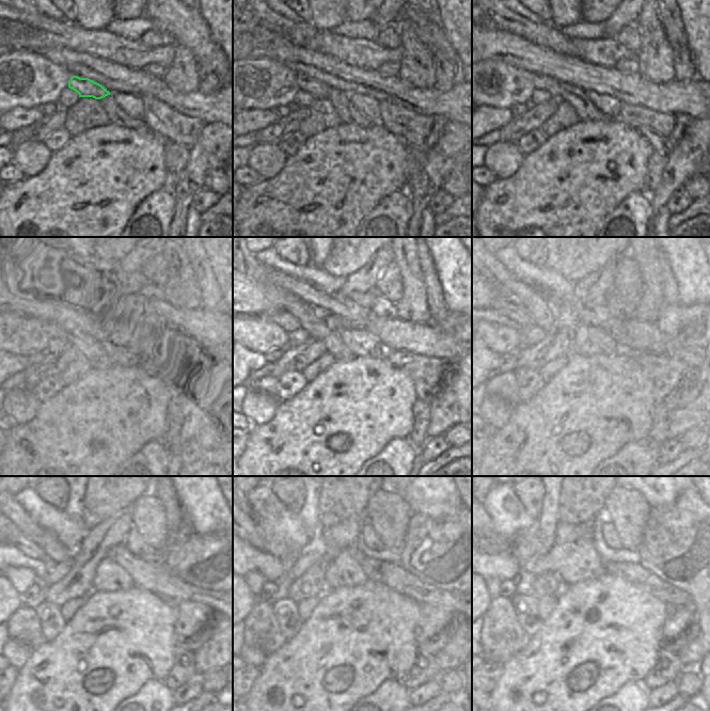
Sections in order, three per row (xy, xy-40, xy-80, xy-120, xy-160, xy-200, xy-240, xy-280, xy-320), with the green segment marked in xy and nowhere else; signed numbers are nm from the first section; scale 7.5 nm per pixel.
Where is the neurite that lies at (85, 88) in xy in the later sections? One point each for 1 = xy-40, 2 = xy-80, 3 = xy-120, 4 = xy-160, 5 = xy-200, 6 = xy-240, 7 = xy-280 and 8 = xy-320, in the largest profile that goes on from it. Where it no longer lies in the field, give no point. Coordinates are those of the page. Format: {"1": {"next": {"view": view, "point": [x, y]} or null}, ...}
{"1": {"next": {"view": "xy-40", "point": [319, 90]}}, "2": {"next": {"view": "xy-80", "point": [551, 85]}}, "3": {"next": {"view": "xy-120", "point": [54, 329]}}, "4": {"next": {"view": "xy-160", "point": [282, 318]}}, "5": {"next": {"view": "xy-200", "point": [504, 306]}}, "6": {"next": {"view": "xy-240", "point": [15, 538]}}, "7": {"next": {"view": "xy-280", "point": [254, 537]}}, "8": {"next": {"view": "xy-320", "point": [493, 534]}}}

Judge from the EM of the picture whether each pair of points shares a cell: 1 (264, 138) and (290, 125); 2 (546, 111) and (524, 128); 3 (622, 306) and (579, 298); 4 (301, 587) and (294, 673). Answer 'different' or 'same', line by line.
1: same
2: same
3: different
4: different

